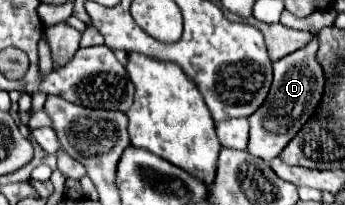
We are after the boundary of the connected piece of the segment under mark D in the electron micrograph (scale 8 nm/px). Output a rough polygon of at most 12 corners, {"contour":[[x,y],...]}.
{"contour":[[318,32],[274,62],[248,118],[248,152],[270,162],[316,112],[326,84]]}

